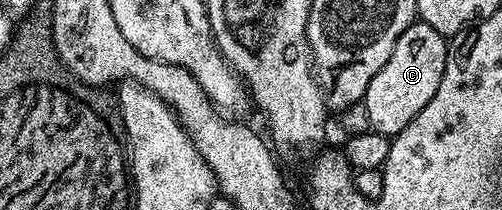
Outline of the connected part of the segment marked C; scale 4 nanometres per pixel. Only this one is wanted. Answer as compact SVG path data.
M416 21L393 45L393 53L389 53L389 61L381 65L381 73L369 81L369 89L363 95L365 109L369 109L369 121L372 131L380 131L382 135L394 137L433 101L433 93L441 85L441 77L445 73L448 40L437 29L428 23Z

